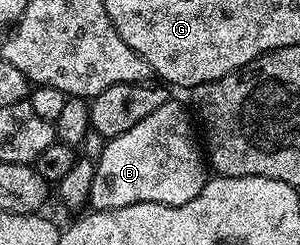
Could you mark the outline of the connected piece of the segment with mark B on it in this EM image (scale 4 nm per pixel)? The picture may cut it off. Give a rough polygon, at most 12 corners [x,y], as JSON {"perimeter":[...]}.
{"perimeter":[[175,99],[106,142],[92,210],[184,205],[209,180]]}

